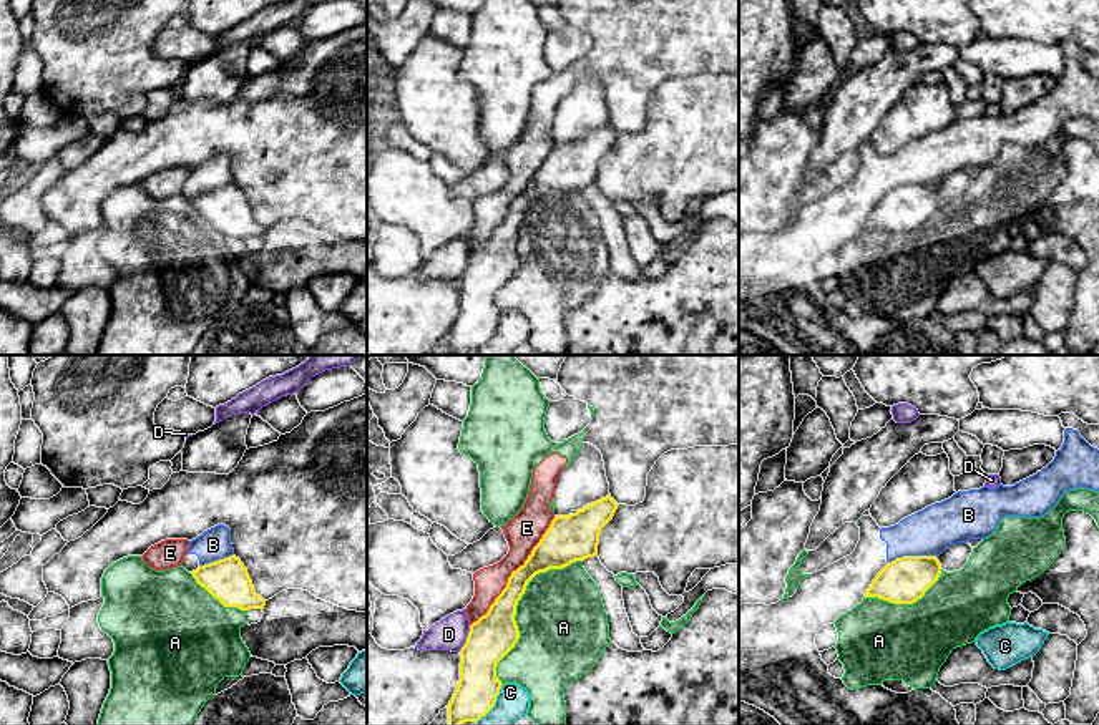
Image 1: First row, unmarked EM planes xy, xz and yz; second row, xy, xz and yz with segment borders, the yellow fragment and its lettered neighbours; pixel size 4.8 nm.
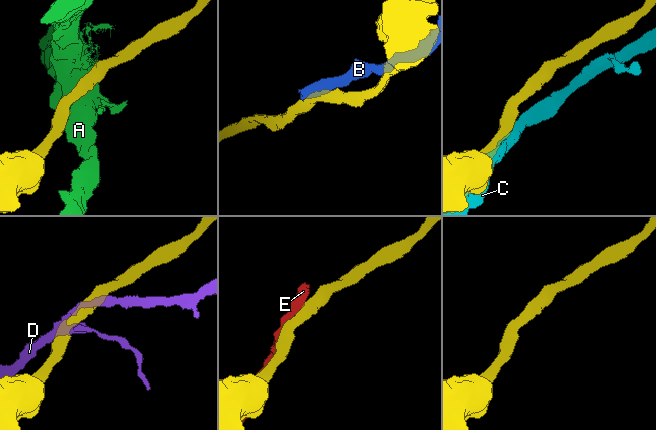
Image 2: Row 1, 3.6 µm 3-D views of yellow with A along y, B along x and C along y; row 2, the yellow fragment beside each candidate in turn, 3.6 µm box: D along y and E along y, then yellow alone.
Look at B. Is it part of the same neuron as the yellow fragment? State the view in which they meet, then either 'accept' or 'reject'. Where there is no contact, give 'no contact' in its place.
yz | reject

